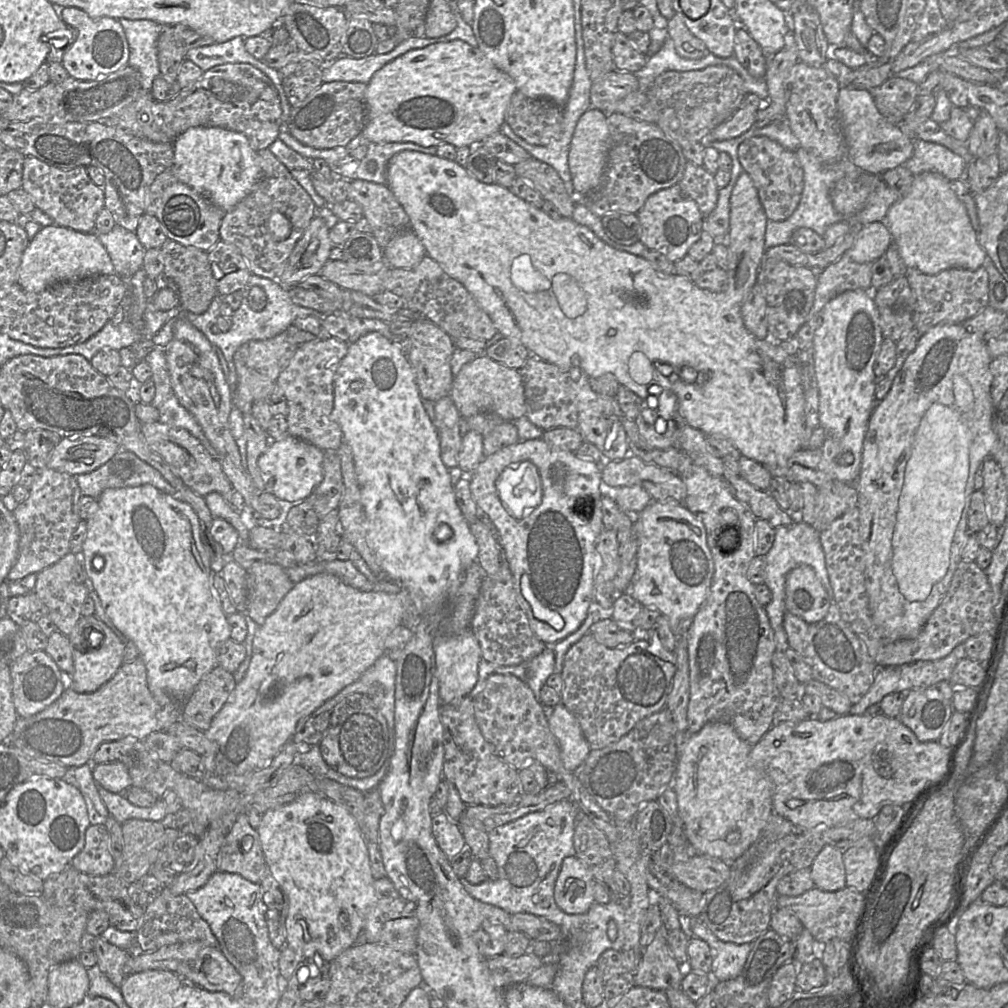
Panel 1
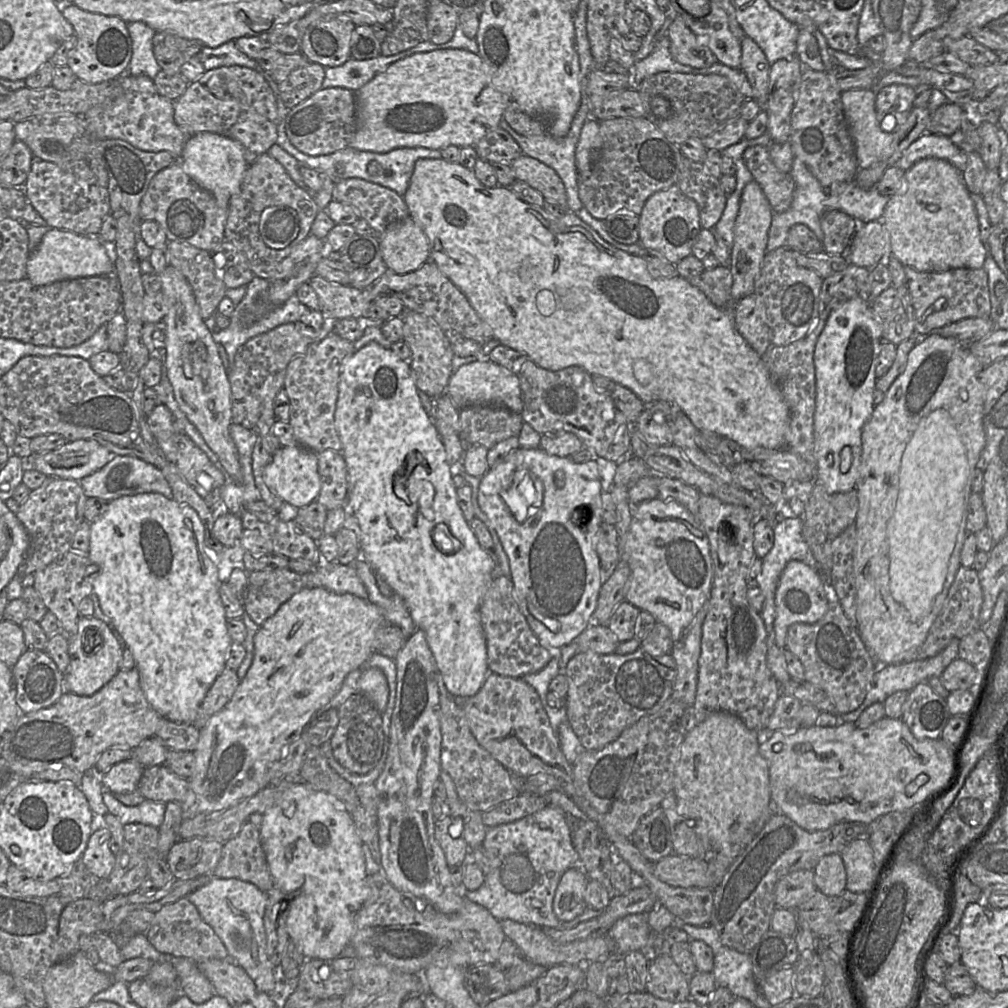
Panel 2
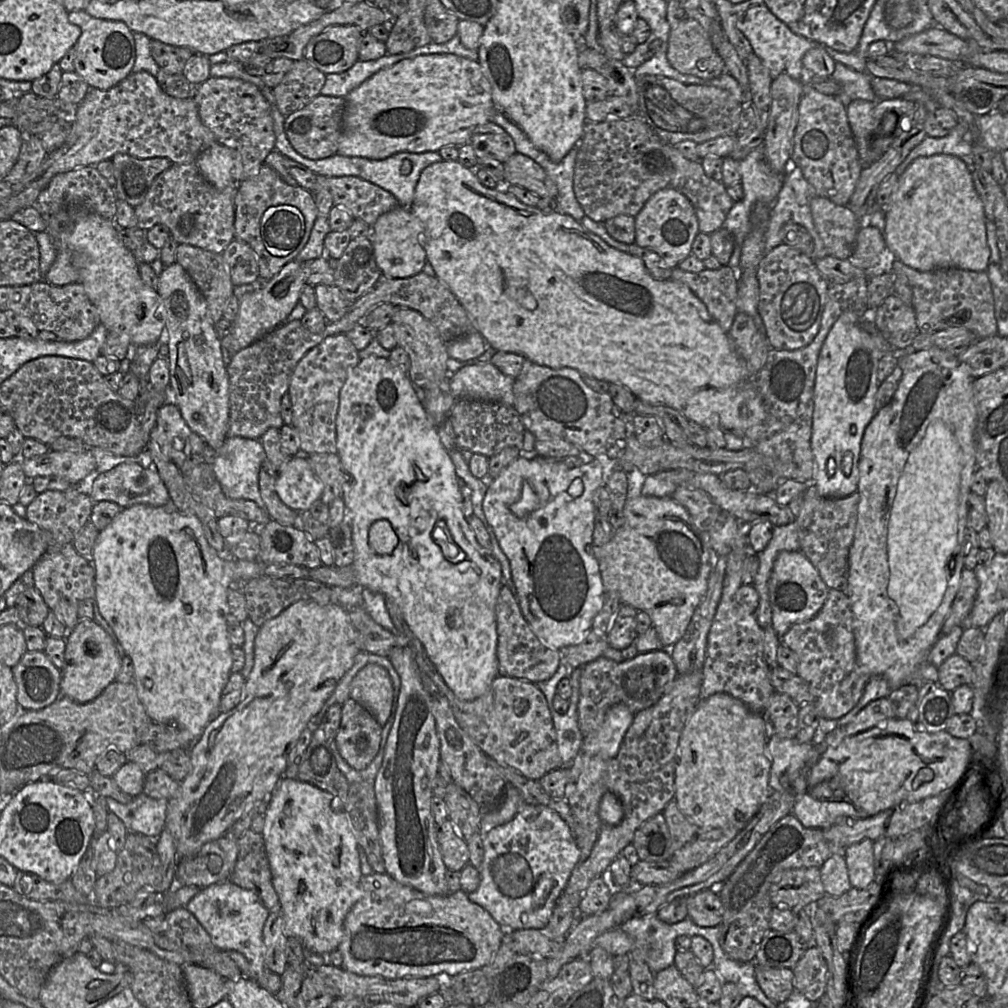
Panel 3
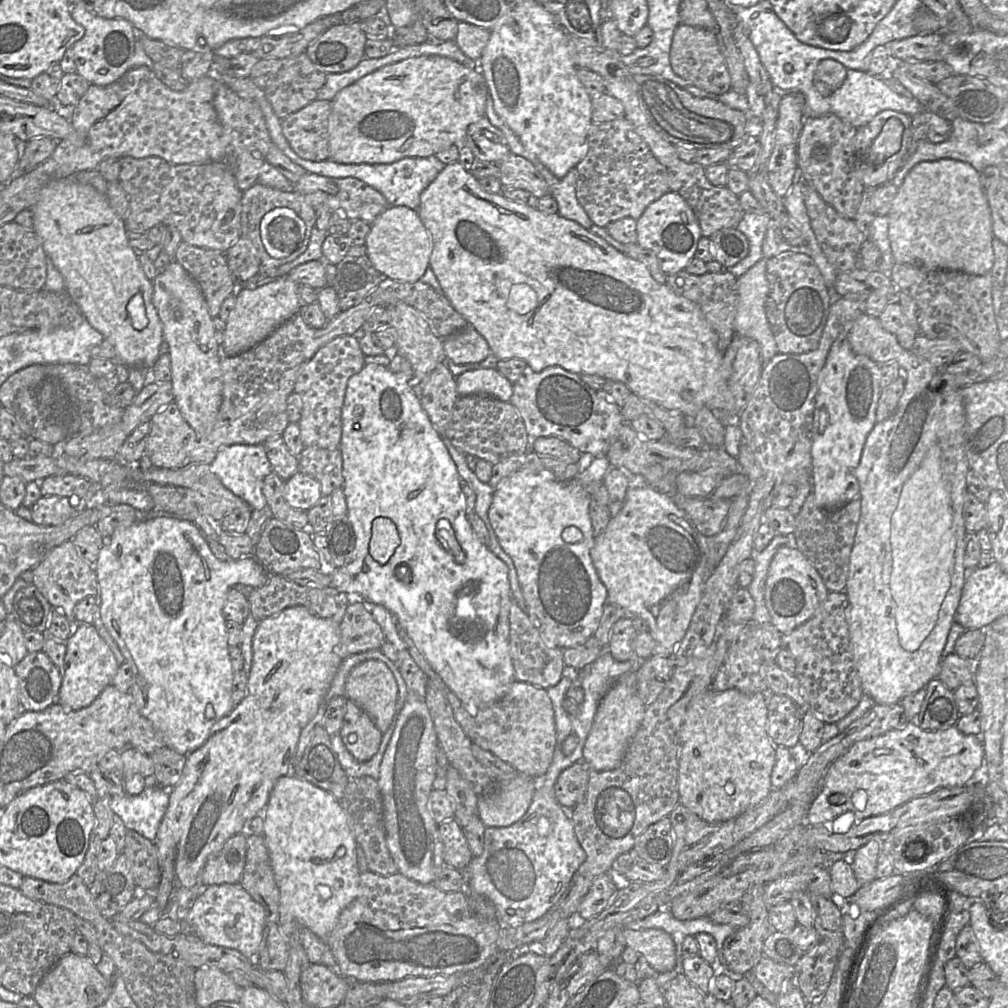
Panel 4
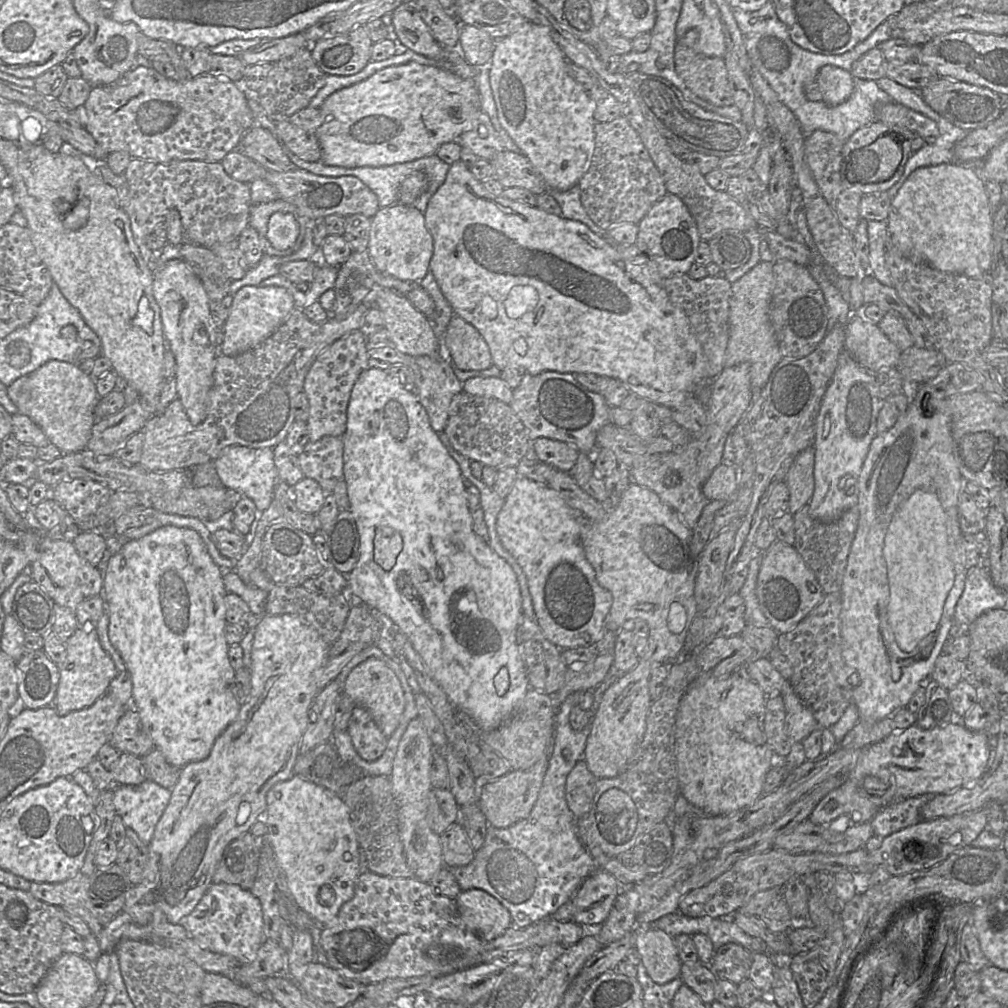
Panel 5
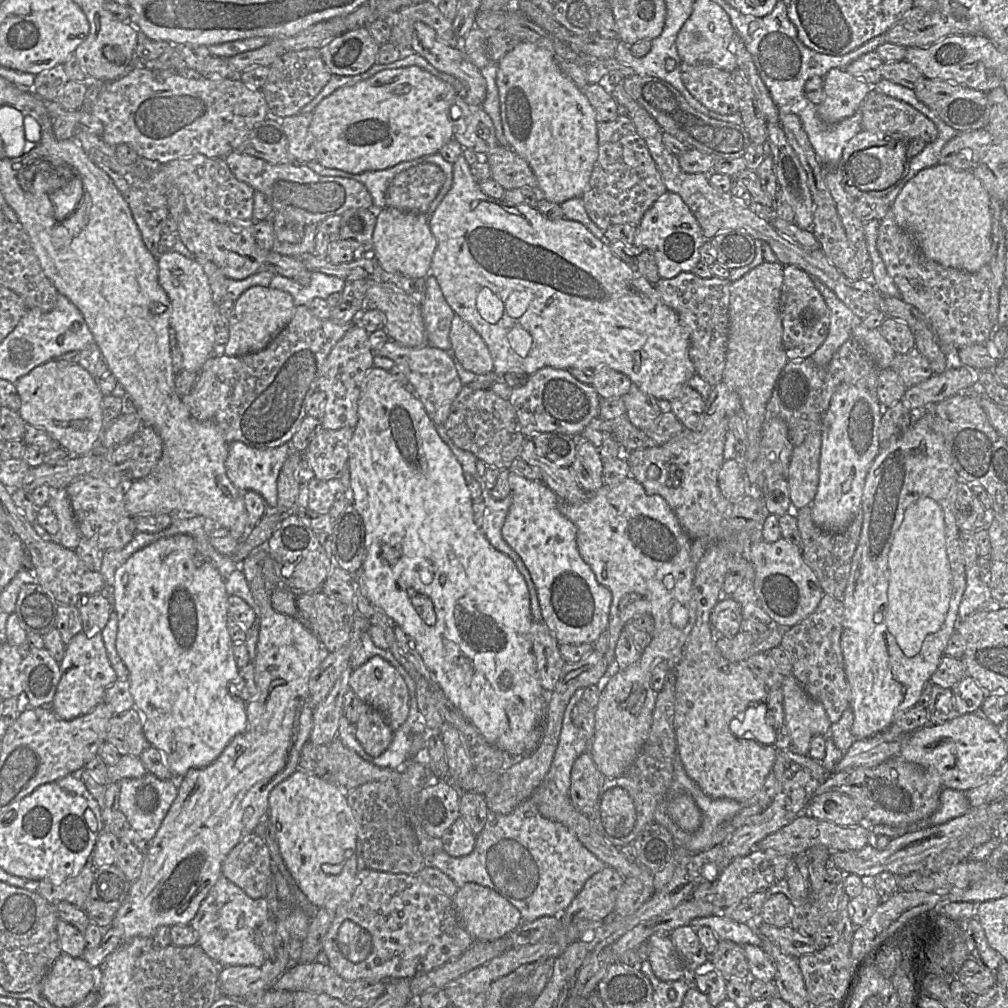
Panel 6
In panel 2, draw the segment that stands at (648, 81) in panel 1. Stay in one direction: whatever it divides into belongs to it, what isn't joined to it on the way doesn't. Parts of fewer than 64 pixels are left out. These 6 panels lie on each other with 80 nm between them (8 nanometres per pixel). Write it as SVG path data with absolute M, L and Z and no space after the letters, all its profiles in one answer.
M667 31L661 33L661 40L652 53L645 59L636 61L628 69L630 73L630 88L638 86L645 78L661 72L690 73L700 70L675 61L670 53L670 39Z

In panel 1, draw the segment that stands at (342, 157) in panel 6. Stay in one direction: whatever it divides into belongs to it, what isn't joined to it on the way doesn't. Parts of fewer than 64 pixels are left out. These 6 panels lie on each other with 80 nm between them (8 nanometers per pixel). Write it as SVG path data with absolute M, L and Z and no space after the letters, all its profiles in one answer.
M459 39L431 44L421 49L408 51L386 64L374 74L367 84L365 92L366 122L361 135L373 143L412 142L423 147L437 147L444 144L451 144L456 148L477 146L490 135L500 131L501 126L506 123L505 115L507 108L517 91L518 89L514 80L508 74L499 70L478 47L473 47Z

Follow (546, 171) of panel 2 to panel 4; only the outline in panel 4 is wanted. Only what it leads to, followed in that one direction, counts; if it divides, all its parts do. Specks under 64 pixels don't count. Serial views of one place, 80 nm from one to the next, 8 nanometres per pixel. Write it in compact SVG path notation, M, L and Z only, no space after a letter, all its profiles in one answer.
M512 152L498 162L500 182L505 189L523 189L537 198L550 195L550 188L535 166Z

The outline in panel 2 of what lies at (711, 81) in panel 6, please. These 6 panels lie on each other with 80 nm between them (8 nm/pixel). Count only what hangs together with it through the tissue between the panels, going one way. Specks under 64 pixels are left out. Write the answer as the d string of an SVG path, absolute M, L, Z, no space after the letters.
M678 15L668 27L670 53L680 64L692 68L707 68L718 62L702 39L694 34Z

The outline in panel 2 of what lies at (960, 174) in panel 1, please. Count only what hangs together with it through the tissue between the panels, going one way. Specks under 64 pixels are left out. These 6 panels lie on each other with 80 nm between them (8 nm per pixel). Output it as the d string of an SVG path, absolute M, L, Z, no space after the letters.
M927 132L911 143L896 165L906 171L925 158L946 160L961 172L965 170L968 161L967 154L951 137Z

